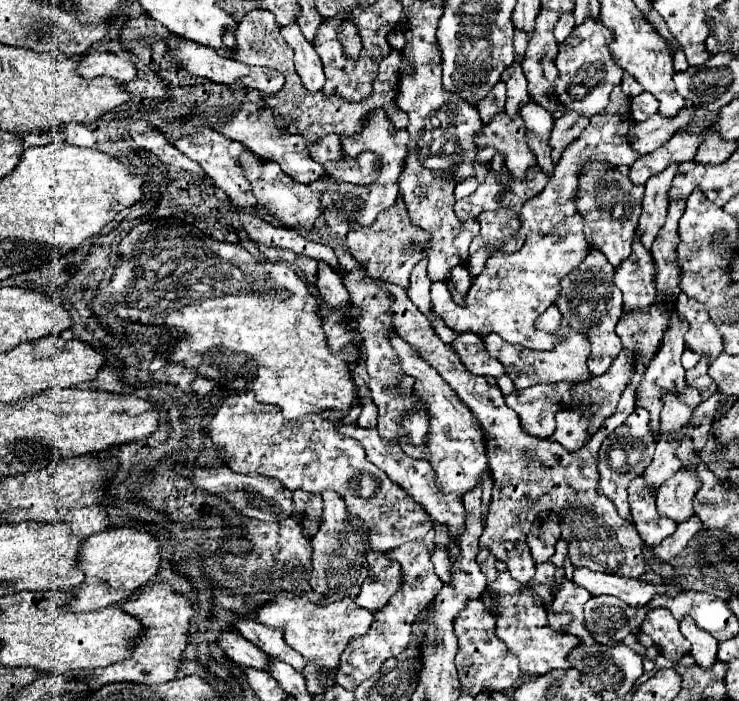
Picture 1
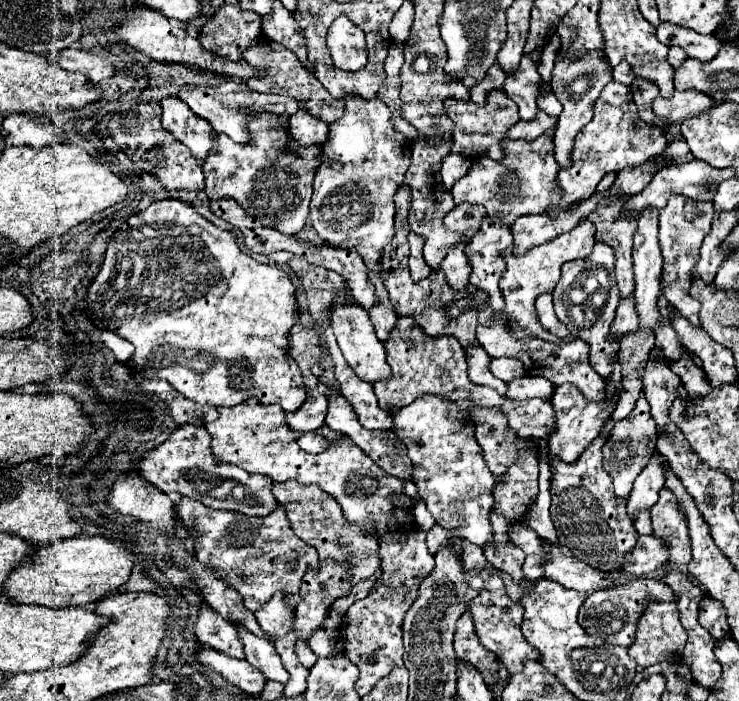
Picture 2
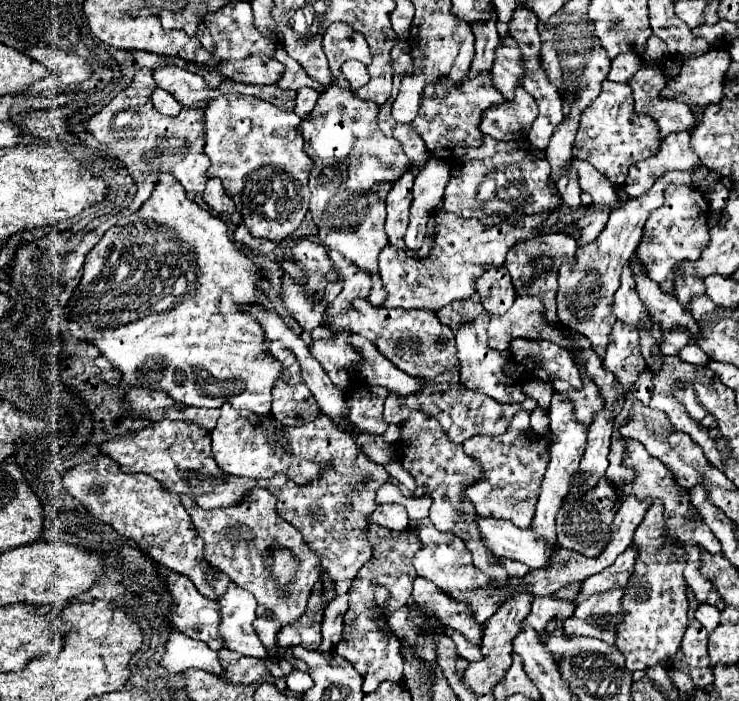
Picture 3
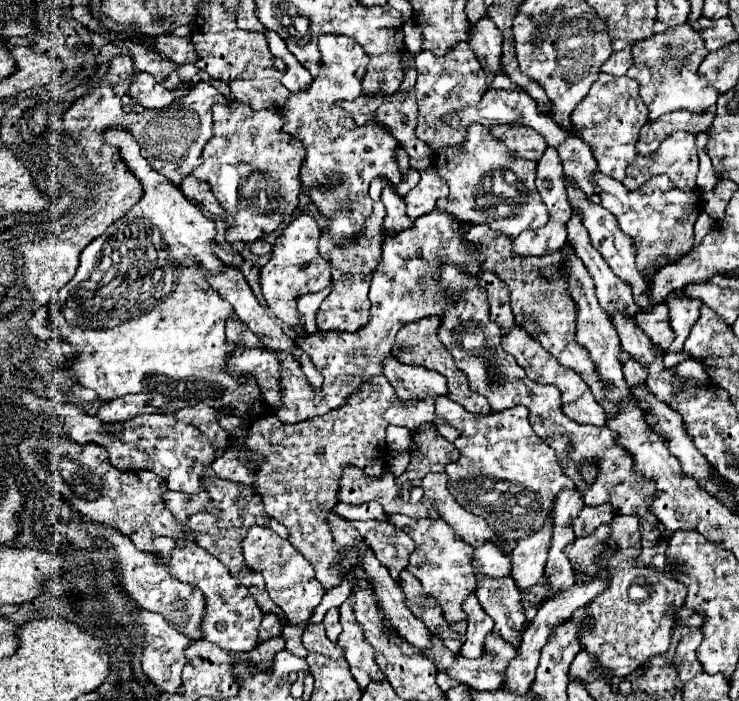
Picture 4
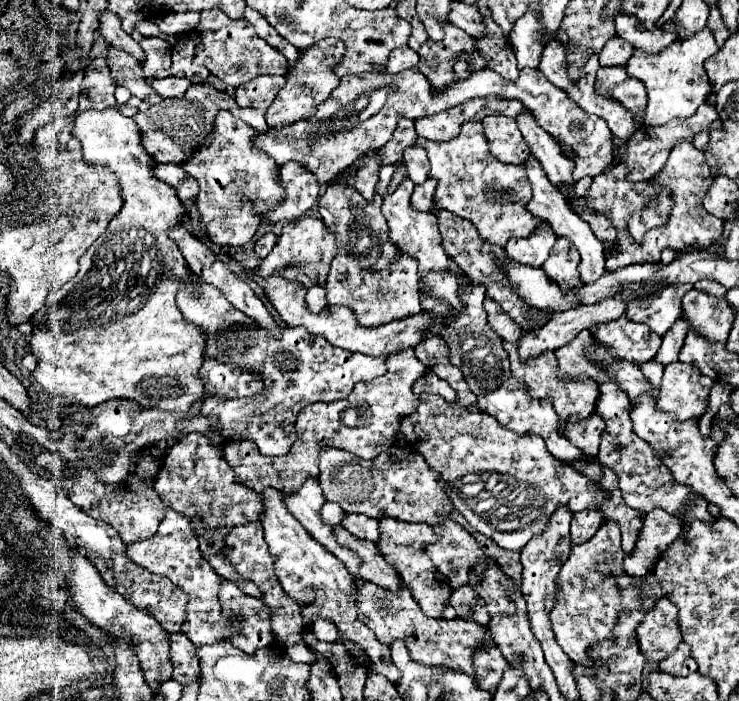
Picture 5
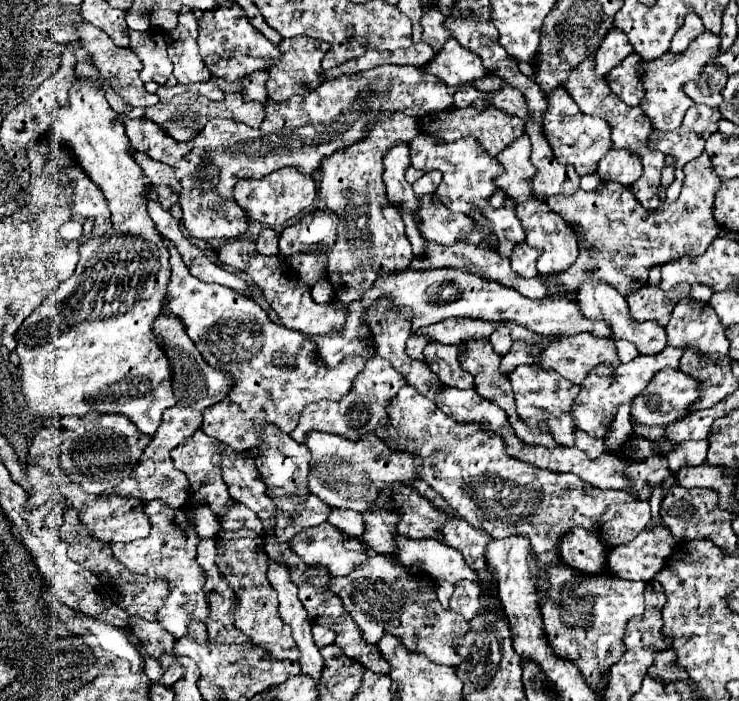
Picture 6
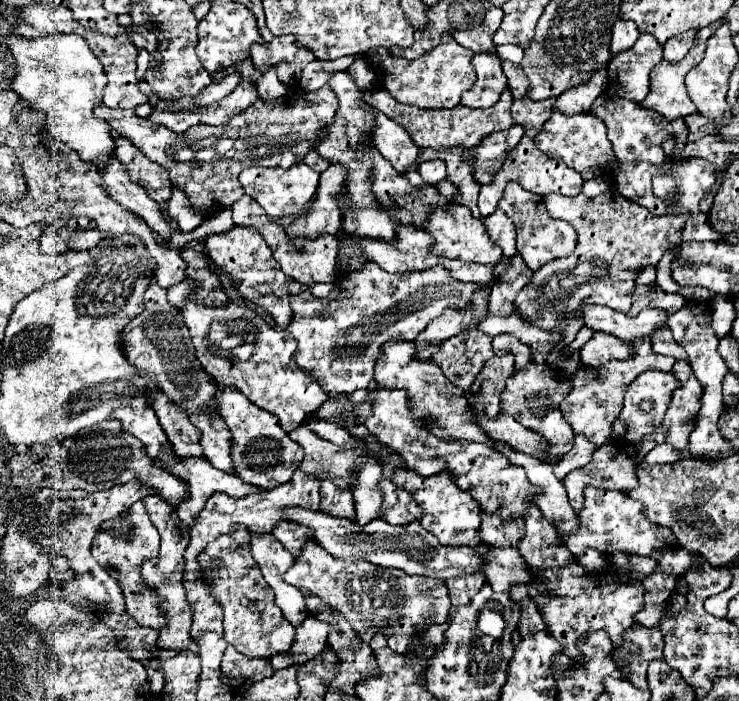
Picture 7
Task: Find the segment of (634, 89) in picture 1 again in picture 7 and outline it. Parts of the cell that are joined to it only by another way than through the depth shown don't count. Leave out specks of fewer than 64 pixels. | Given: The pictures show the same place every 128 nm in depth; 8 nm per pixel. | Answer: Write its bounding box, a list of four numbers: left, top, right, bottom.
[554,20,638,114]

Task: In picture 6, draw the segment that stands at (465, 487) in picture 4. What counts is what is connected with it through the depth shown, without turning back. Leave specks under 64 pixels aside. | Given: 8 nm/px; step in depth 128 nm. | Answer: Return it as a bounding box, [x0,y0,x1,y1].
[376,386,652,554]

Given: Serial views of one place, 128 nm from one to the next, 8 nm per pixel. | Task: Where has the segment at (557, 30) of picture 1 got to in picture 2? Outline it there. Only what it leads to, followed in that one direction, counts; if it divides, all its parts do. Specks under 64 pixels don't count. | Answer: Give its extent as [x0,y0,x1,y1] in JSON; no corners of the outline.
[538,36,560,116]

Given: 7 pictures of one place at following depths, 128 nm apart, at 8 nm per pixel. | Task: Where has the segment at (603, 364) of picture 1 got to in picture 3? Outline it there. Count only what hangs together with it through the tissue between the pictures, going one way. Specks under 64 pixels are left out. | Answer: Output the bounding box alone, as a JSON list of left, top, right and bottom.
[558,164,706,358]

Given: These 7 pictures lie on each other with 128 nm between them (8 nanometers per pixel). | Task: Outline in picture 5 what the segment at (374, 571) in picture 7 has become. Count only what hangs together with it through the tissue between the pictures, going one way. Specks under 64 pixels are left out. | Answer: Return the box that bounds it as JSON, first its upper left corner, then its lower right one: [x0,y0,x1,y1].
[352,582,486,676]

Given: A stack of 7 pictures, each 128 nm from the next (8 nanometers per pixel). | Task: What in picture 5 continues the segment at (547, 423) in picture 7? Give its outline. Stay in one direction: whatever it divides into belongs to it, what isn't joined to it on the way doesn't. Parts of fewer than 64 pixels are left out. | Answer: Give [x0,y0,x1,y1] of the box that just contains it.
[504,342,598,430]

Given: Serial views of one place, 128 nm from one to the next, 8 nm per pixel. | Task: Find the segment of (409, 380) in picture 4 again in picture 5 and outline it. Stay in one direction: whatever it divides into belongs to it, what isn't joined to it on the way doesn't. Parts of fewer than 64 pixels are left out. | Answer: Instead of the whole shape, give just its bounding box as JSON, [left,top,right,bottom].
[414,372,456,404]

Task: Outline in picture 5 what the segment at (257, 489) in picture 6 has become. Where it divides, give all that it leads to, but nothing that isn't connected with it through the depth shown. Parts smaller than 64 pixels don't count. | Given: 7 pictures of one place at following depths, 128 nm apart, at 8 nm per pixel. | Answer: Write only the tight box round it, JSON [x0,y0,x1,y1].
[260,488,400,682]

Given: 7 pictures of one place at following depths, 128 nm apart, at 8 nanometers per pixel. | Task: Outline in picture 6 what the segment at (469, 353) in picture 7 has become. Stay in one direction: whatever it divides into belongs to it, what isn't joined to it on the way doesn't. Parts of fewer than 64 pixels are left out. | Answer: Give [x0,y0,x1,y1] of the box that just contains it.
[424,342,474,390]

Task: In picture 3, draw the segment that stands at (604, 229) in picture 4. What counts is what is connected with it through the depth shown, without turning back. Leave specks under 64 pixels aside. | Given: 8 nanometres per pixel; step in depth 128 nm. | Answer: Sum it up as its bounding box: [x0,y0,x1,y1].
[628,256,698,338]

